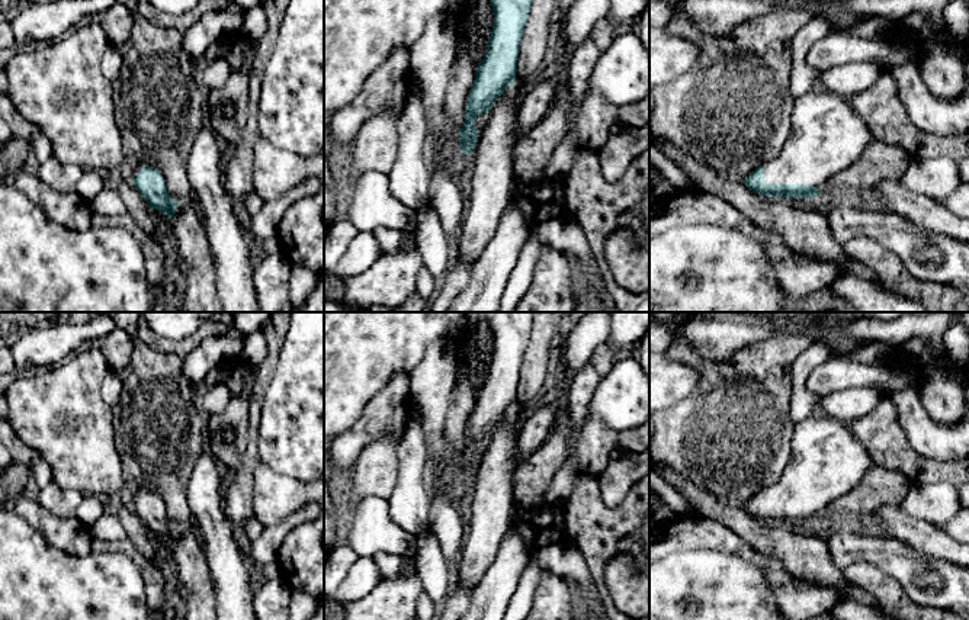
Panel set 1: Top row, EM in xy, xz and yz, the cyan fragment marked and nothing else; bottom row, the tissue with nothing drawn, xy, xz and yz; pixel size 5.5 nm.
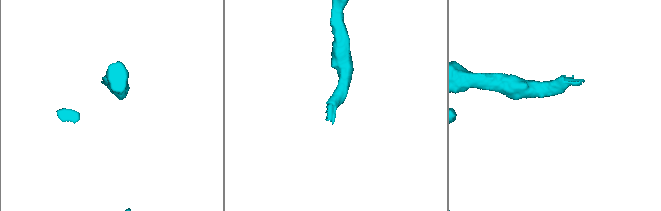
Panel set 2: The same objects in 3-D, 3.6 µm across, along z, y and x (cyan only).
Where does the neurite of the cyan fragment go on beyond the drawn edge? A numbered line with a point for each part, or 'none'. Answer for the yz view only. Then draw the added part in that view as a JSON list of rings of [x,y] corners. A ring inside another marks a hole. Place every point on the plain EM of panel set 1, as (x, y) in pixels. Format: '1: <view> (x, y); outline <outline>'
1: yz (828, 461); outline [[[812,414],[795,424],[792,457],[782,479],[763,491],[766,510],[811,510],[827,517],[830,504],[848,494],[873,466],[851,425]]]

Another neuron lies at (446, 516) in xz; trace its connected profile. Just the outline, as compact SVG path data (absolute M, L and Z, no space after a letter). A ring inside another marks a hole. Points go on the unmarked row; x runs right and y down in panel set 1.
M430 479L430 529L439 540L447 566L462 556L466 513L456 501L455 481Z

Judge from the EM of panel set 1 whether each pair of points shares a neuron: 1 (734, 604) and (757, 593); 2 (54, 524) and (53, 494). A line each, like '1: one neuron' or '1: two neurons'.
1: one neuron
2: two neurons

